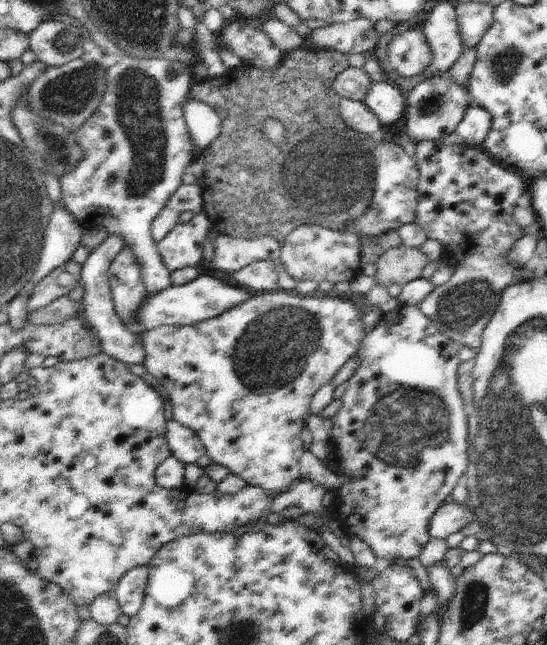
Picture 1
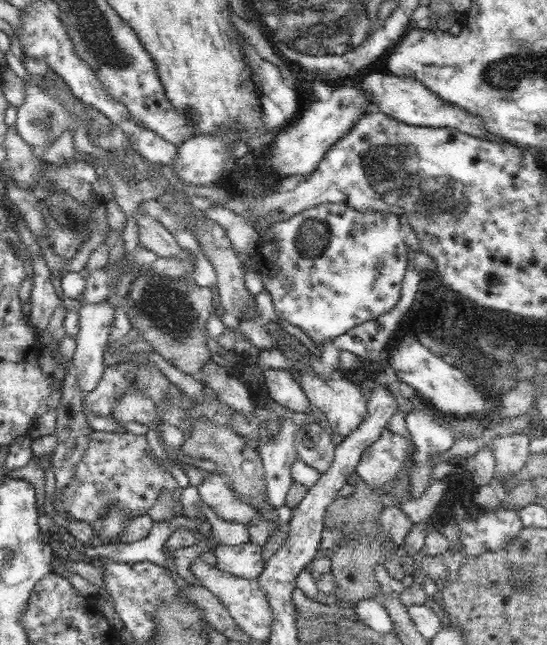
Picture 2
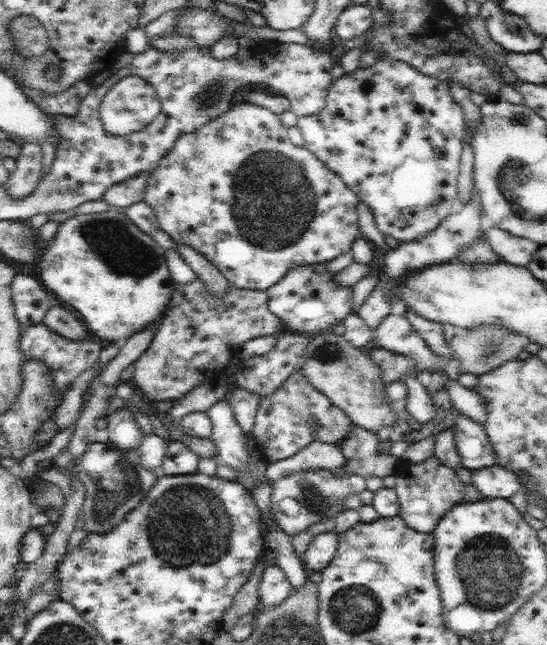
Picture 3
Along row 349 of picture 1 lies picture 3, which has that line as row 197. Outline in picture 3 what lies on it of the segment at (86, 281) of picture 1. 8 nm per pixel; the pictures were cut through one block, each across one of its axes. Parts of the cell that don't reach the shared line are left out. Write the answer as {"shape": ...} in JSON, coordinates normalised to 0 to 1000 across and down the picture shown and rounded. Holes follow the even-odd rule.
{"shape":[[[258,270],[254,276],[229,279],[229,285],[207,285],[207,291],[199,291],[199,298],[192,298],[185,310],[210,326],[225,326],[250,313],[261,313],[269,276],[269,270]]]}

